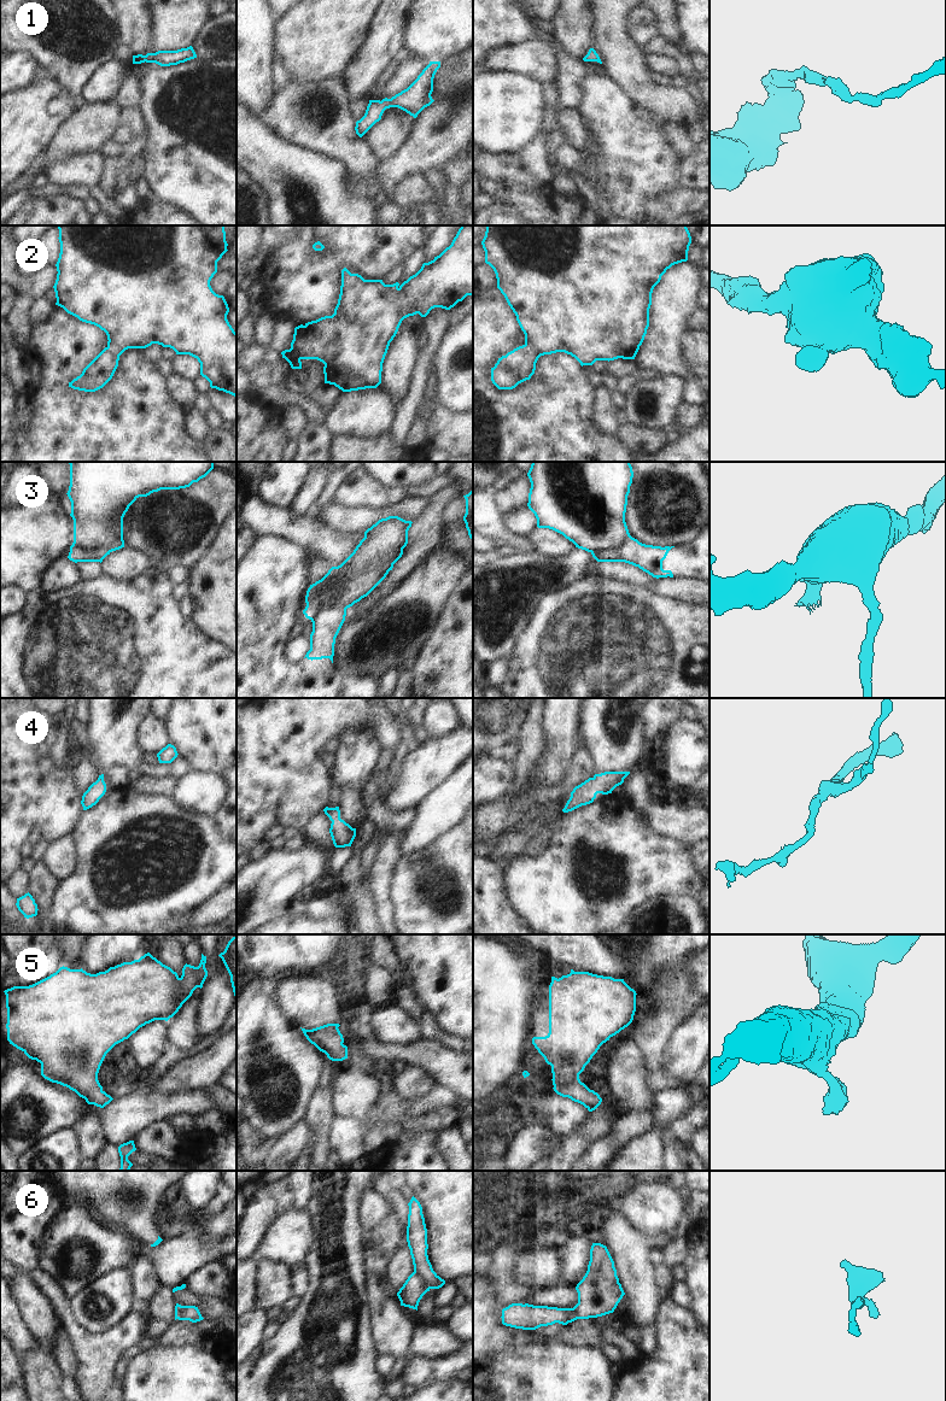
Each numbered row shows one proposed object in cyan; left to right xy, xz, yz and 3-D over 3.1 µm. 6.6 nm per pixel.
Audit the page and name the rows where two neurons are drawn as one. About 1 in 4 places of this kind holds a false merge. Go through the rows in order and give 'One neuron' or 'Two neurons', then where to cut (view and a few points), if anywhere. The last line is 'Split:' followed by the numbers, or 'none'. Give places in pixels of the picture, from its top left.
1: One neuron. No split
2: One neuron. No split
3: Two neurons. Split along xz (307, 605), (317, 601), (331, 586), (333, 597), (346, 608)
4: One neuron. No split
5: One neuron. No split
6: Two neurons. Split along xz (414, 1271), (428, 1289)
Split: 3, 6.

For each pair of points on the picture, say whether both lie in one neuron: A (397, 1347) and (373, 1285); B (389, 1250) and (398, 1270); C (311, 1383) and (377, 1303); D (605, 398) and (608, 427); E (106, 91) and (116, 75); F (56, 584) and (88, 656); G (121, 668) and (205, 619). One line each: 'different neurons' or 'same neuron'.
A: same neuron
B: different neurons
C: different neurons
D: same neuron
E: same neuron
F: different neurons
G: different neurons

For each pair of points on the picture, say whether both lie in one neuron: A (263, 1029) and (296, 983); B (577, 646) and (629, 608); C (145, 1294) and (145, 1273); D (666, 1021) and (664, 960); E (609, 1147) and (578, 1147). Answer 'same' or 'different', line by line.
A: different
B: same
C: same
D: same
E: different

